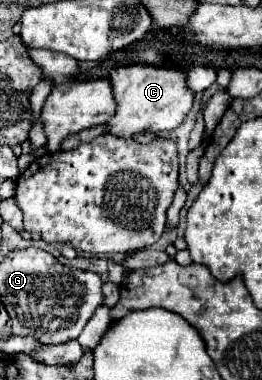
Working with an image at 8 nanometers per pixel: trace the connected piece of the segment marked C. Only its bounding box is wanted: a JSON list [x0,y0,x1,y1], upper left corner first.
[105,64,193,140]

